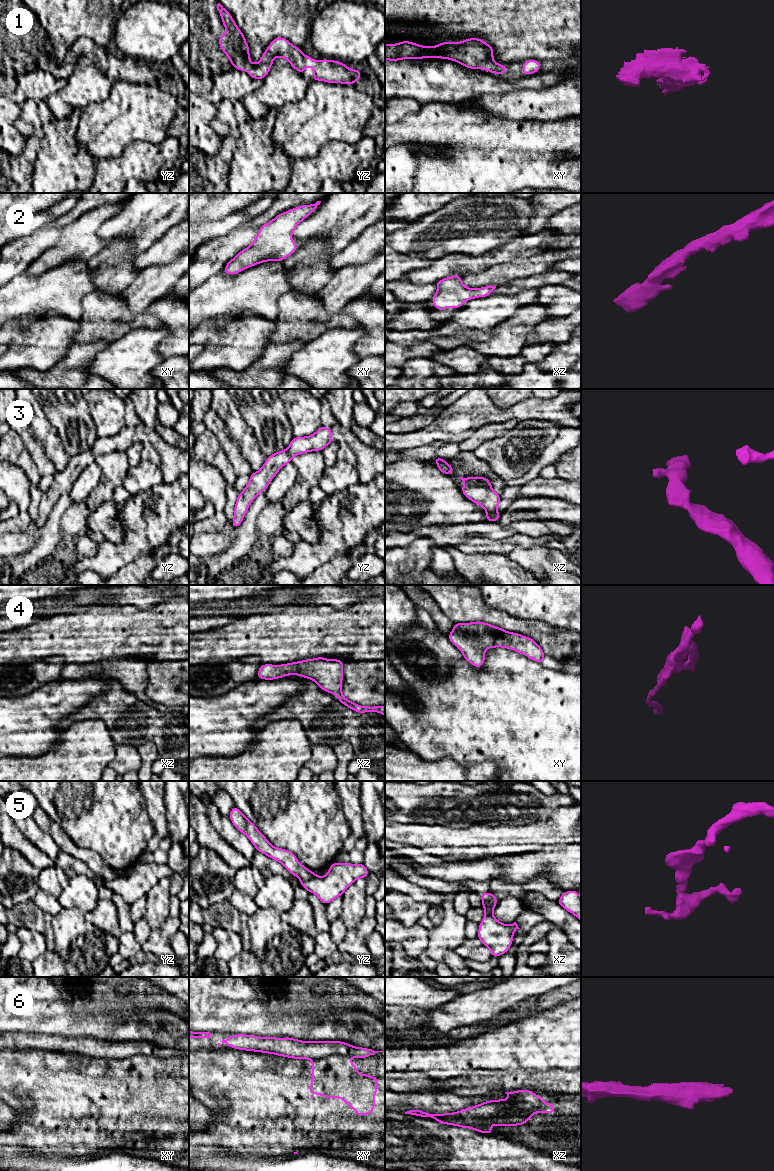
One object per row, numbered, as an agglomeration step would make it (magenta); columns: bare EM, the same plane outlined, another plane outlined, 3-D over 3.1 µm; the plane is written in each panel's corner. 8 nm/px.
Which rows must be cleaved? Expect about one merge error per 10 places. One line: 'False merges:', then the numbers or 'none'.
False merges: 6

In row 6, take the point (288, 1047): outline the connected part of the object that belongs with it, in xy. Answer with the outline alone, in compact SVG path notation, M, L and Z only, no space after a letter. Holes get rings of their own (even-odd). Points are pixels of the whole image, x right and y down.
M245 1034L231 1035L226 1040L222 1039L221 1042L225 1043L228 1047L232 1047L238 1050L262 1052L262 1053L283 1056L287 1058L294 1058L294 1059L313 1060L313 1059L322 1059L333 1055L350 1056L355 1058L366 1058L374 1055L376 1052L385 1052L385 1051L374 1051L368 1048L355 1047L342 1041L301 1041L290 1037L275 1038L268 1036L259 1038L256 1035L245 1035Z

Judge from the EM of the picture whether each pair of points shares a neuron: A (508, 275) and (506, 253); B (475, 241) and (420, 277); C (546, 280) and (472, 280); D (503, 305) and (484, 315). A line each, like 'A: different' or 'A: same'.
A: different
B: different
C: different
D: same

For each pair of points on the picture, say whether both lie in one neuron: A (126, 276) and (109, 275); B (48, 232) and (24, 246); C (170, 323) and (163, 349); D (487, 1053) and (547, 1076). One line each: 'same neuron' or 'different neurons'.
A: same neuron
B: same neuron
C: same neuron
D: different neurons

